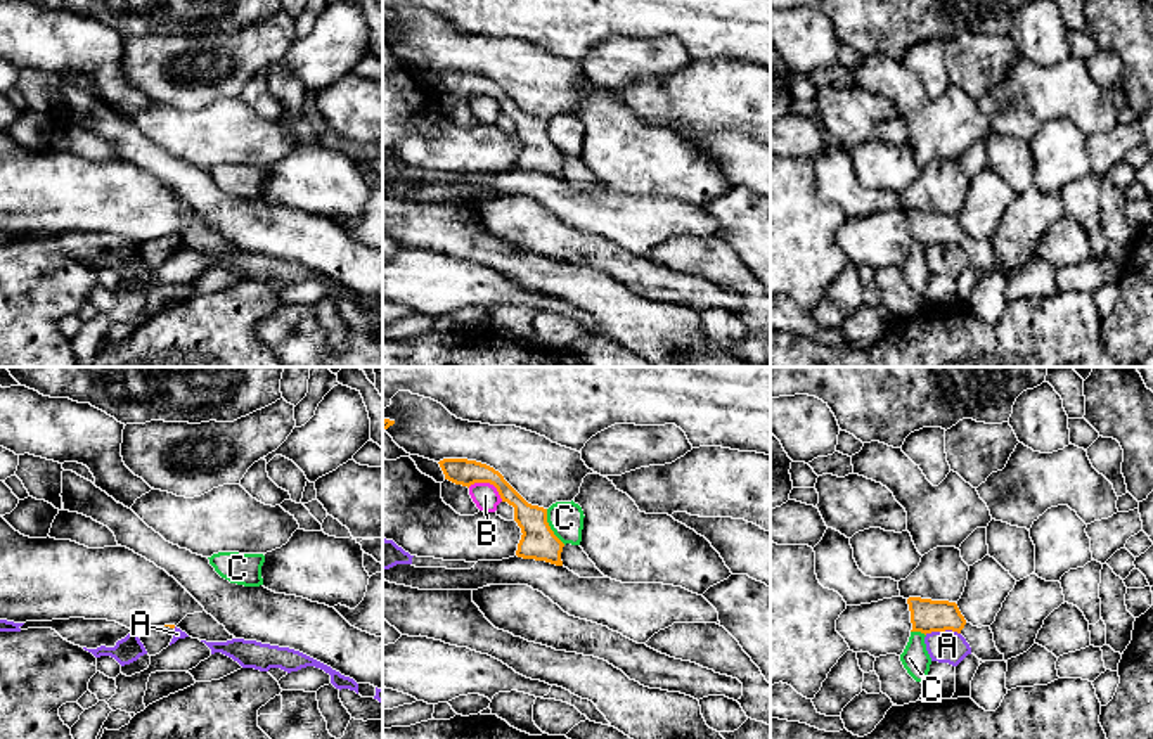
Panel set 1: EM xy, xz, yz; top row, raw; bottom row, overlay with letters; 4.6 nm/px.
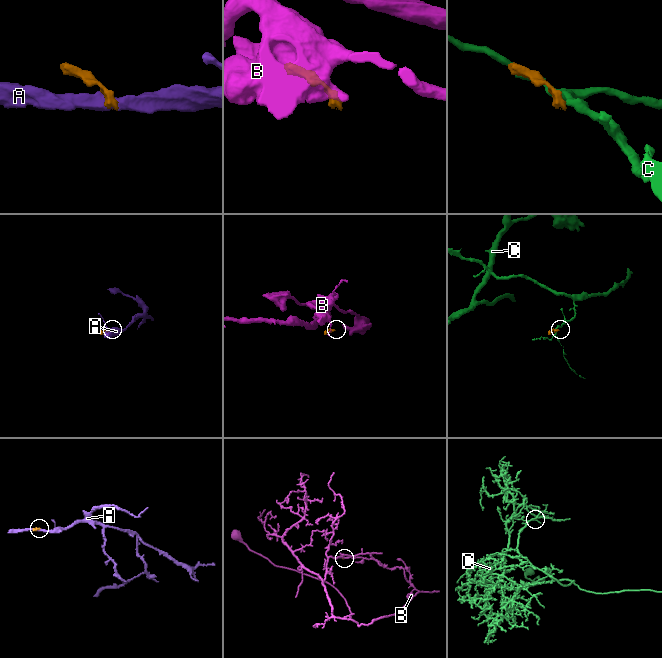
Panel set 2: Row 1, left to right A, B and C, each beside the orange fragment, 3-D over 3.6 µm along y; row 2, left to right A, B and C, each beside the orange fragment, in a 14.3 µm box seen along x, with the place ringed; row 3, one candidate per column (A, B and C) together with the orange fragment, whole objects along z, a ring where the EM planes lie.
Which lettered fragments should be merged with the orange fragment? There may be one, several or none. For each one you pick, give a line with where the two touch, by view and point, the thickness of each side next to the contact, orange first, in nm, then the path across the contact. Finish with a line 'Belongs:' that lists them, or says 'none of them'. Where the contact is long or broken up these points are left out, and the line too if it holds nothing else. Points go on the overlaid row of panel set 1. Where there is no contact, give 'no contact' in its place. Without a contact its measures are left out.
Belongs: none of them

